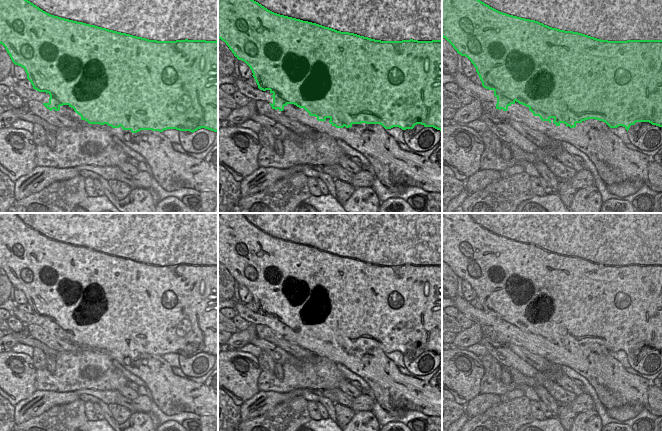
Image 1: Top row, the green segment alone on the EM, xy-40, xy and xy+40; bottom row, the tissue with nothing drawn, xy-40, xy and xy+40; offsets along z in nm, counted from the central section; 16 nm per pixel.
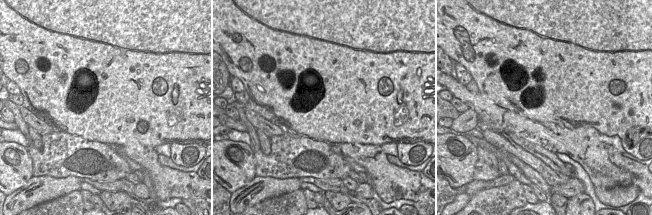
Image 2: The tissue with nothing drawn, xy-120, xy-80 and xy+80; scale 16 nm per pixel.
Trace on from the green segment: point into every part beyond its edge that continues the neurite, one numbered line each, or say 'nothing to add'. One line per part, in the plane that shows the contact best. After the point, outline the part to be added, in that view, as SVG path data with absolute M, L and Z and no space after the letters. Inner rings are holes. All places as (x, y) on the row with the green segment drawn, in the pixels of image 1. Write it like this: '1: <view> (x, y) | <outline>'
1: xy-40 (163, 20) | M218 0L28 1L54 16L149 40L218 40Z

